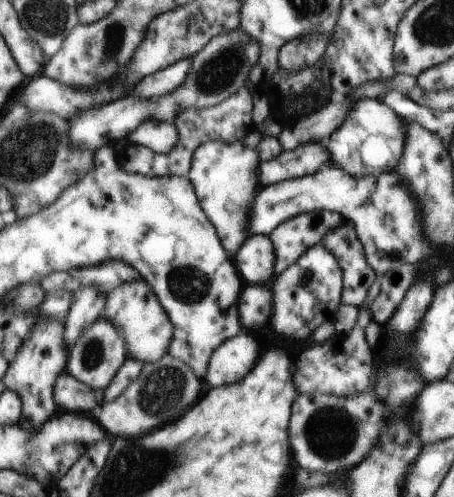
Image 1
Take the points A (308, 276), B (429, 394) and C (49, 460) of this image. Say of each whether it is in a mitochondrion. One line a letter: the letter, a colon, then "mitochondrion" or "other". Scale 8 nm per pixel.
A: mitochondrion
B: other
C: other

